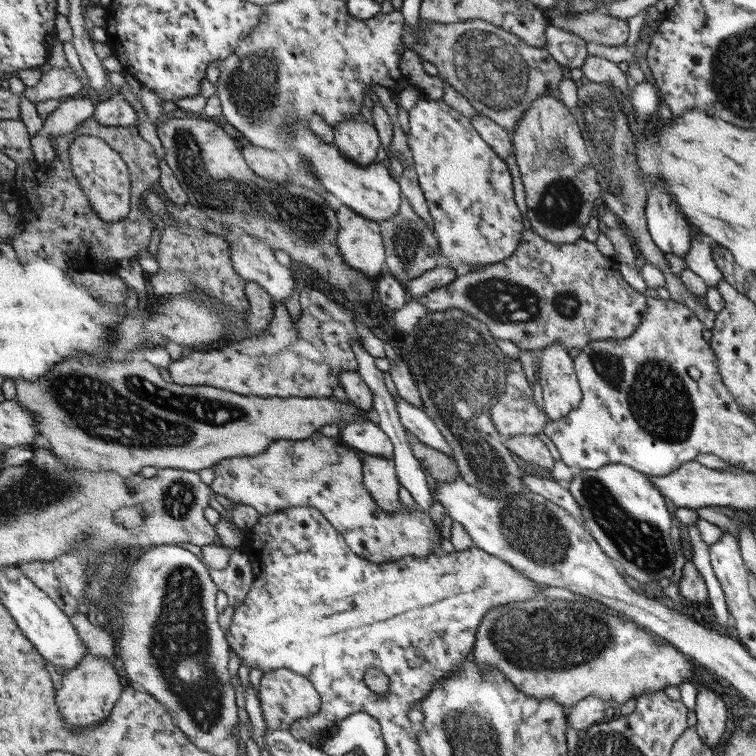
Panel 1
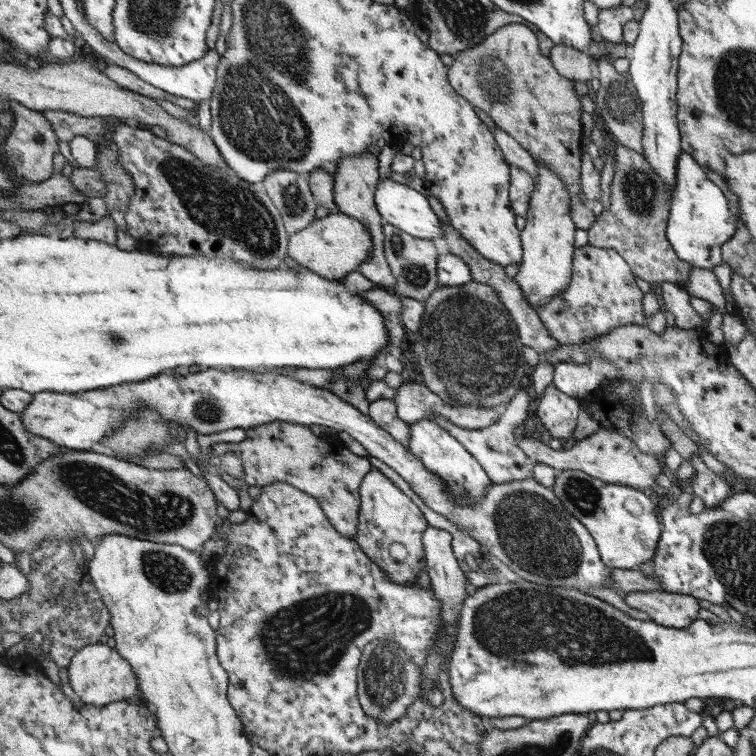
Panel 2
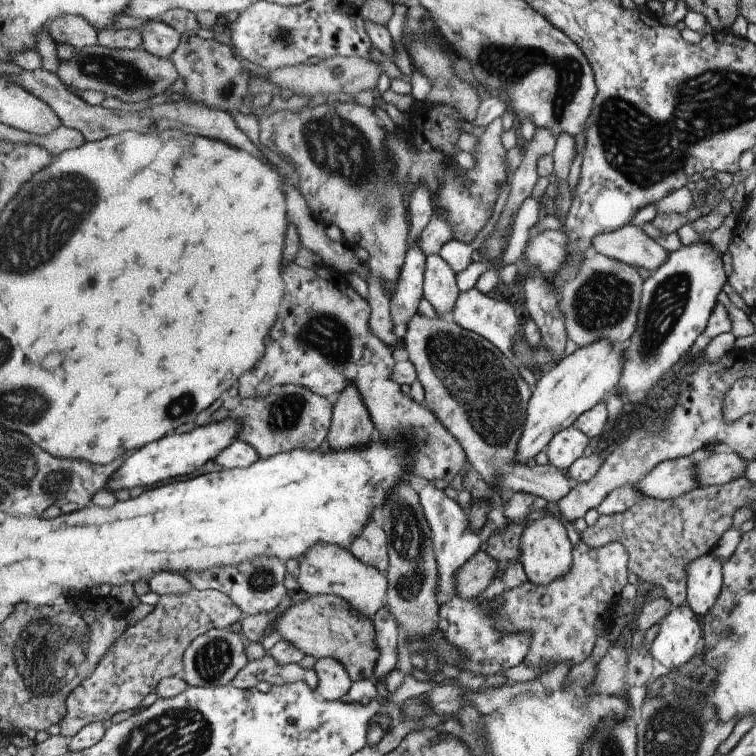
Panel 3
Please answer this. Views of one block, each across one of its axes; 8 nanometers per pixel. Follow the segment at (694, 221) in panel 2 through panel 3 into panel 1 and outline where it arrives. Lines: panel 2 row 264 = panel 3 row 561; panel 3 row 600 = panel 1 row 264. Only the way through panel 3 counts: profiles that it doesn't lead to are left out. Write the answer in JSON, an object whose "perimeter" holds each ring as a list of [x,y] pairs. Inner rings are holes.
{"perimeter":[[[705,236],[689,238],[689,252],[683,260],[687,264],[687,270],[695,272],[707,284],[707,288],[717,288],[717,284],[723,280],[723,272],[719,272],[719,268],[711,260],[711,246],[713,240]]]}

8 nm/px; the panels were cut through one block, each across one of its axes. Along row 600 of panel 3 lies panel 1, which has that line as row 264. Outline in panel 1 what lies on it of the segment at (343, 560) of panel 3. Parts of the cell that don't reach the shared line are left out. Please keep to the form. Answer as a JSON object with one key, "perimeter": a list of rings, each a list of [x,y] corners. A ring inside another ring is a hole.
{"perimeter":[[[349,206],[339,210],[341,234],[337,236],[337,246],[345,262],[377,280],[387,270],[387,250],[381,222],[369,220]]]}

